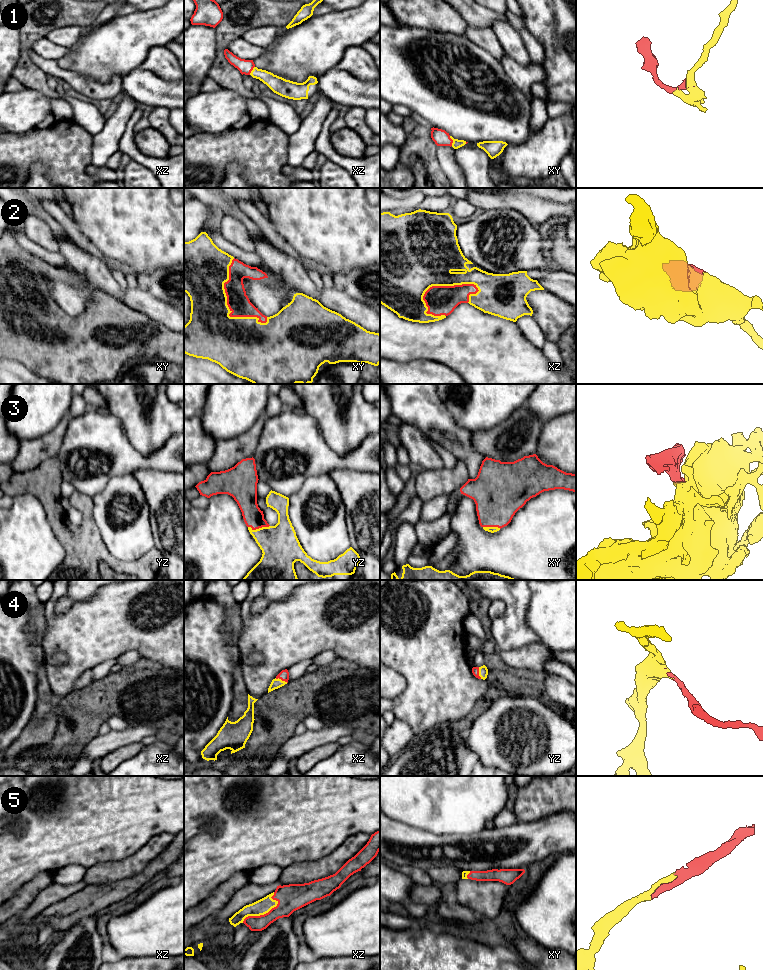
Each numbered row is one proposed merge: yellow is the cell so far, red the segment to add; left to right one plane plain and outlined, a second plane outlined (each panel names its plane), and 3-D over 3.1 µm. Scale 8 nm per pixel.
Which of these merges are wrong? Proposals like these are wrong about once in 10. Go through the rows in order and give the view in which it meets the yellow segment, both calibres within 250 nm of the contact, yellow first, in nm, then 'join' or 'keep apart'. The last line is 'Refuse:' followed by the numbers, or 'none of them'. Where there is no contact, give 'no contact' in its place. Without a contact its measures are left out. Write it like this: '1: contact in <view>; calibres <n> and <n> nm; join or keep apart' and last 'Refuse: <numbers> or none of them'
1: contact in xy; calibres 70 and 130 nm; join
2: contact in xz; calibres 440 and 240 nm; join
3: contact in yz; calibres 300 and 160 nm; join
4: contact in xz; calibres 80 and 80 nm; join
5: contact in xz; calibres 120 and 220 nm; join
Refuse: none of them

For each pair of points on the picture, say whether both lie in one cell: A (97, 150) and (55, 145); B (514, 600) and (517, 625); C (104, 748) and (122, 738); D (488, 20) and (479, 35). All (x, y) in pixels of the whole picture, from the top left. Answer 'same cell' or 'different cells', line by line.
A: different cells
B: same cell
C: same cell
D: different cells

